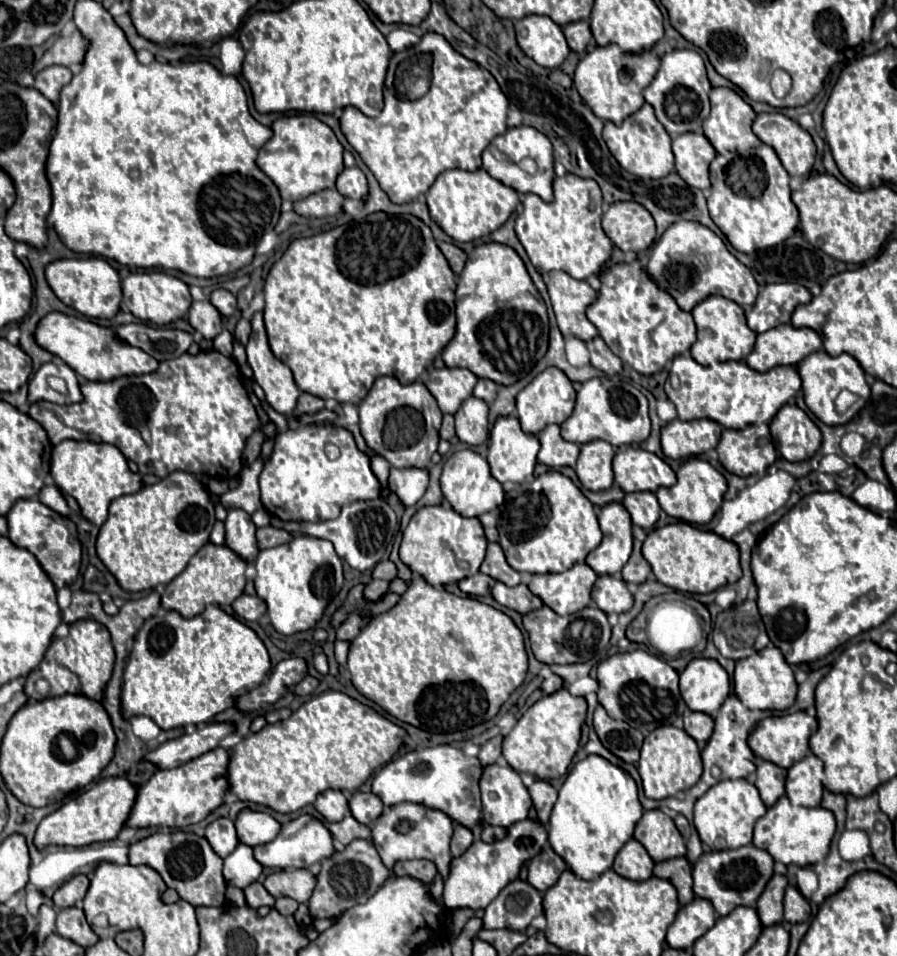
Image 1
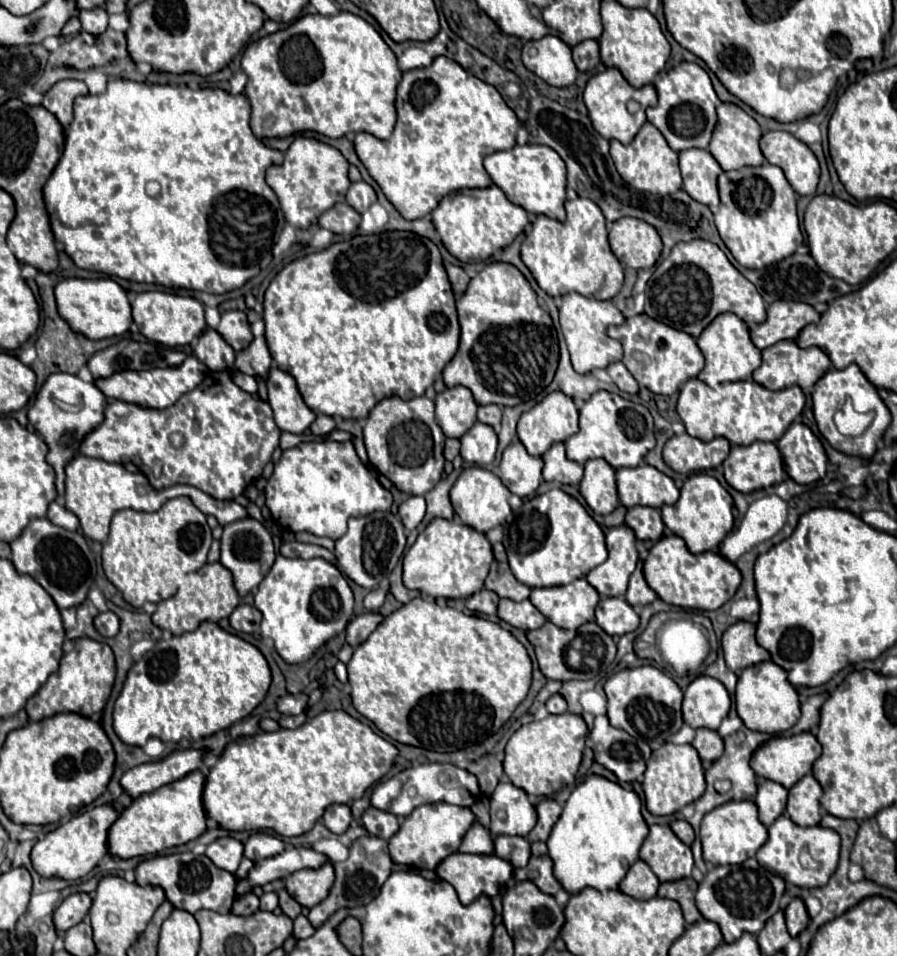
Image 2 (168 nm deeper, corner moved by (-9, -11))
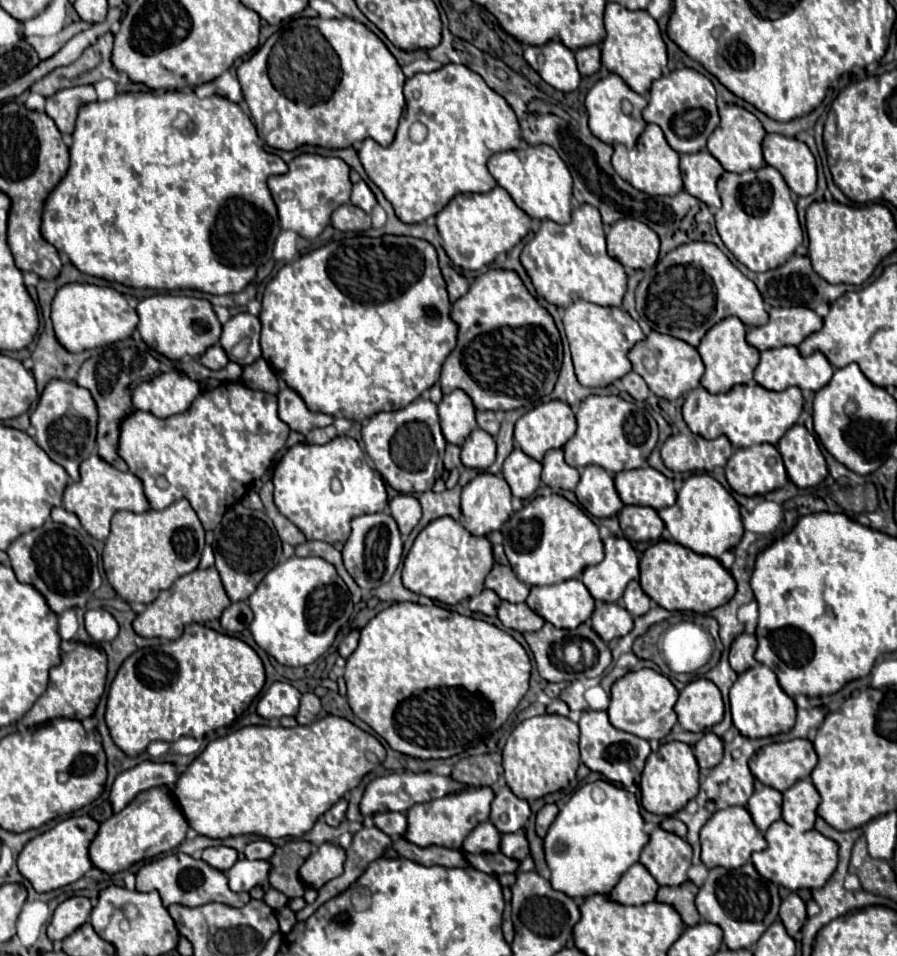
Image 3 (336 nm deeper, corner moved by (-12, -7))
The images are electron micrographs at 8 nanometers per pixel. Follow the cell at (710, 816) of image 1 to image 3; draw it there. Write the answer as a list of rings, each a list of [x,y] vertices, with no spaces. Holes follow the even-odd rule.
[[[739,805],[717,809],[701,829],[701,861],[709,869],[717,865],[727,869],[737,869],[751,859],[751,853],[763,851],[765,847],[767,847],[767,841],[763,833],[753,823],[749,811]]]

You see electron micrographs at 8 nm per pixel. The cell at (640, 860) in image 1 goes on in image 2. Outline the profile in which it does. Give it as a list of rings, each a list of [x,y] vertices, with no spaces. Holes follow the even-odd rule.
[[[636,861],[626,877],[622,879],[622,883],[618,885],[618,889],[634,899],[652,899],[656,897],[656,891],[658,891],[658,877],[652,873],[652,869],[644,863],[644,861]]]

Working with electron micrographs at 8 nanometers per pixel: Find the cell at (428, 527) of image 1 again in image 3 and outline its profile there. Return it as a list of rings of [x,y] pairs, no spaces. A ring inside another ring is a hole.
[[[439,517],[437,521],[431,521],[415,539],[411,551],[407,553],[403,561],[403,585],[419,595],[427,595],[433,601],[441,601],[445,605],[461,603],[463,599],[471,599],[477,593],[483,591],[483,579],[493,567],[493,551],[487,537],[471,535],[459,521],[451,517]]]

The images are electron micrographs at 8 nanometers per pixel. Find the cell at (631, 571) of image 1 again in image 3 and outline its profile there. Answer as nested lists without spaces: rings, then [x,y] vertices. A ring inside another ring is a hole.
[[[633,579],[627,589],[625,589],[625,595],[623,595],[623,603],[625,603],[625,609],[631,613],[631,615],[643,615],[649,611],[651,607],[651,597],[641,589],[639,581]]]

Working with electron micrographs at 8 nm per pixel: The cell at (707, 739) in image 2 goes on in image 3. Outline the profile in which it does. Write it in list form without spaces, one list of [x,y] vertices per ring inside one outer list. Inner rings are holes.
[[[707,731],[703,733],[703,737],[693,745],[695,757],[699,761],[701,769],[711,769],[713,765],[717,765],[723,757],[723,741],[721,737],[717,737],[715,733]]]

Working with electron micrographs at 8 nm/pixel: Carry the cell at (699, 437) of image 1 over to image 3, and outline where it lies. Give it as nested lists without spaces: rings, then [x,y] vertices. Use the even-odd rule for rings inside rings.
[[[677,433],[671,435],[661,447],[661,459],[671,471],[713,471],[715,467],[723,467],[733,453],[733,445],[729,447],[729,439],[725,435],[717,439],[705,439],[693,433]]]

